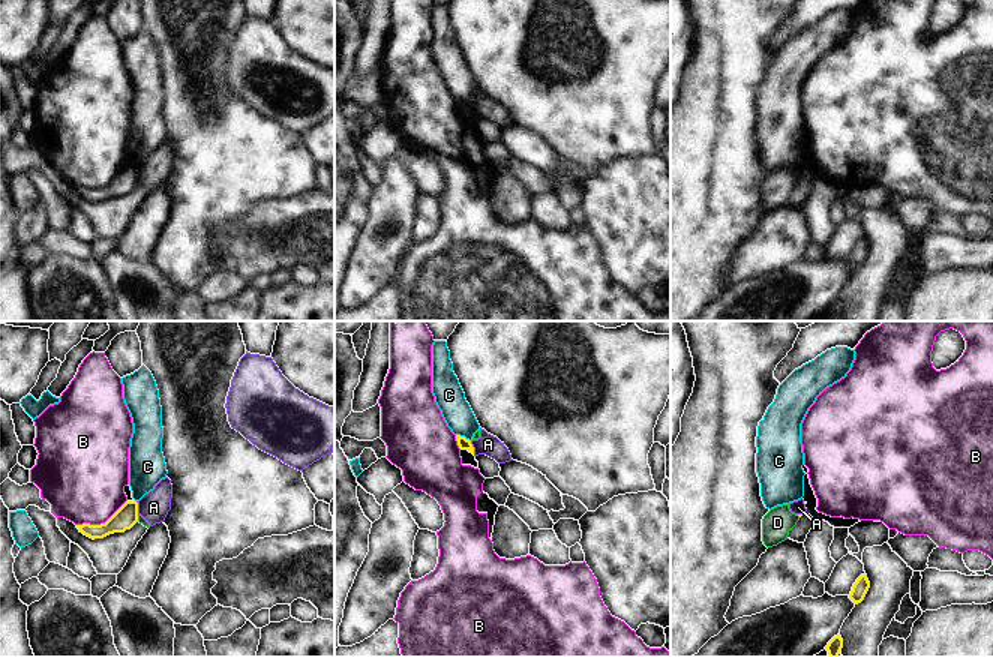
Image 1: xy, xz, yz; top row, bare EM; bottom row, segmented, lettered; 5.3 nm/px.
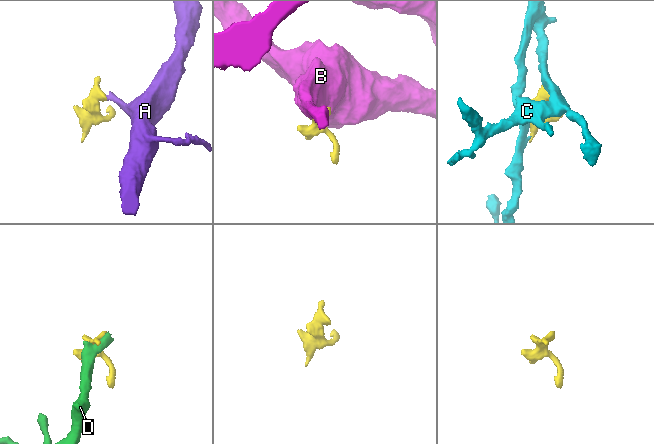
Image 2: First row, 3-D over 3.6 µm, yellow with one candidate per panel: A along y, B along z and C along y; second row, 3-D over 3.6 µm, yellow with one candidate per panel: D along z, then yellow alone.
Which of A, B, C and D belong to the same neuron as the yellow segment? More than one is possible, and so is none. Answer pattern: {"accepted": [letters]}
{"accepted": []}

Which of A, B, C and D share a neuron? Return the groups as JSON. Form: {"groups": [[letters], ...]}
{"groups": [["A", "D"], ["B"], ["C"]]}

